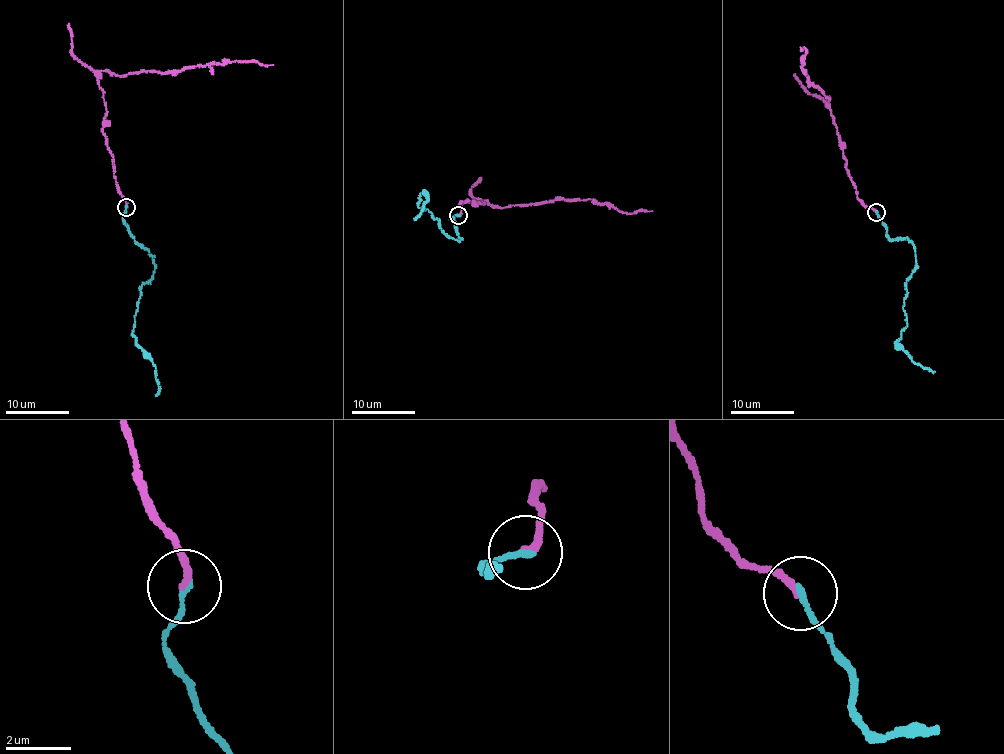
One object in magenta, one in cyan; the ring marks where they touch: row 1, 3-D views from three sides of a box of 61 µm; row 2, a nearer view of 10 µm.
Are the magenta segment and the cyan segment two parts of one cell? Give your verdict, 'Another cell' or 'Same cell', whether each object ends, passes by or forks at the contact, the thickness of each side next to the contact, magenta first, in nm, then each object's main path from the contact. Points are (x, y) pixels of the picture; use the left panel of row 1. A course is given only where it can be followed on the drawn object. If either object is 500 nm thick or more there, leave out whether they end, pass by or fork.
Same cell. At the ring magenta ends. At the ring cyan ends. Thickness 220 nm (magenta) against 200 nm. Course of magenta: (125, 207), (103, 131), (106, 109), (99, 85), (101, 71), (117, 76), (242, 61), (273, 65). Course of cyan: (125, 207), (122, 221), (154, 261), (154, 272), (140, 291), (131, 333), (152, 360), (160, 389), (156, 395)

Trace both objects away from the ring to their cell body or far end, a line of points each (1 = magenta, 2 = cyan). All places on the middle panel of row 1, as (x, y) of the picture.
1: (458, 214), (461, 201), (468, 200), (501, 208), (593, 199), (598, 203), (609, 202), (624, 213), (652, 211)
2: (458, 214), (449, 217), (459, 241), (441, 230), (427, 209), (417, 205), (423, 192), (428, 197), (414, 220)

